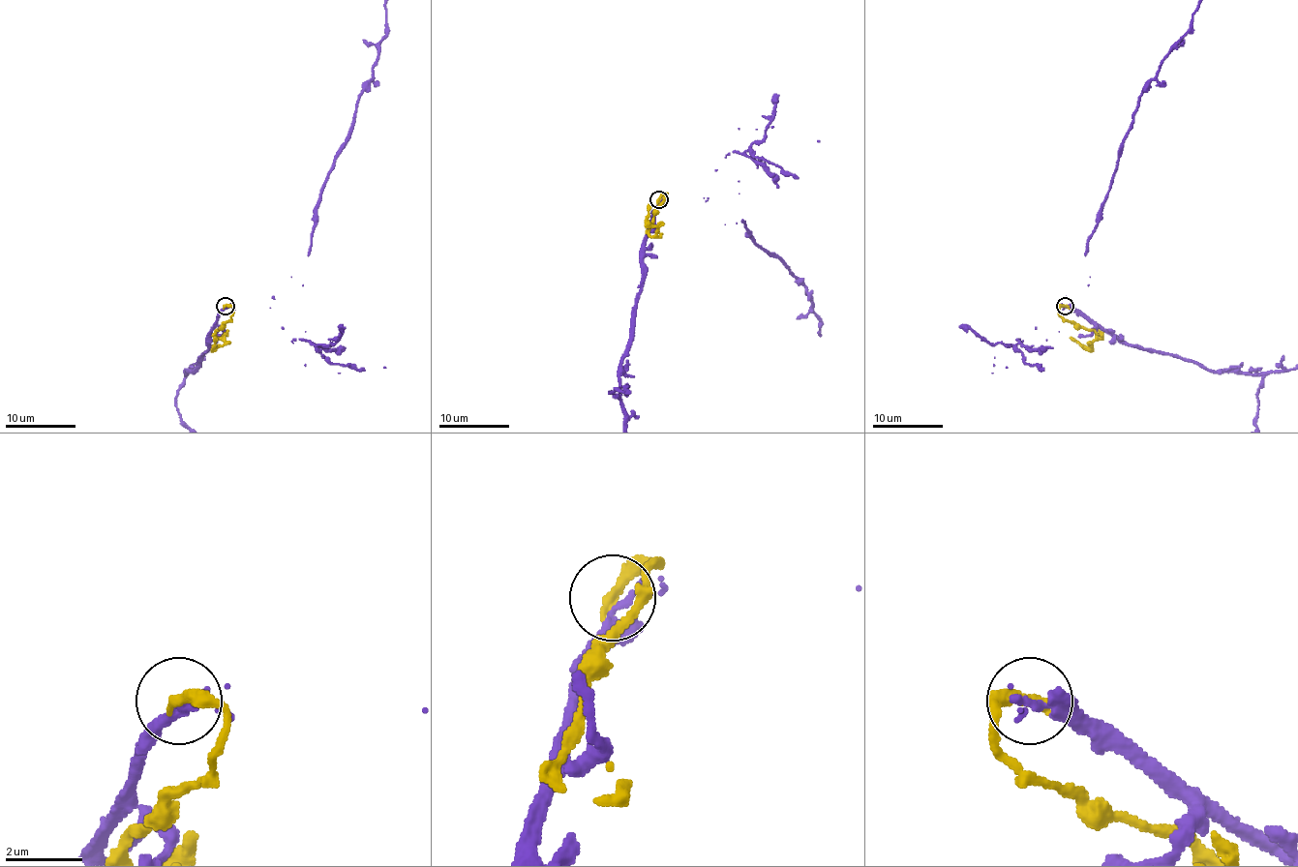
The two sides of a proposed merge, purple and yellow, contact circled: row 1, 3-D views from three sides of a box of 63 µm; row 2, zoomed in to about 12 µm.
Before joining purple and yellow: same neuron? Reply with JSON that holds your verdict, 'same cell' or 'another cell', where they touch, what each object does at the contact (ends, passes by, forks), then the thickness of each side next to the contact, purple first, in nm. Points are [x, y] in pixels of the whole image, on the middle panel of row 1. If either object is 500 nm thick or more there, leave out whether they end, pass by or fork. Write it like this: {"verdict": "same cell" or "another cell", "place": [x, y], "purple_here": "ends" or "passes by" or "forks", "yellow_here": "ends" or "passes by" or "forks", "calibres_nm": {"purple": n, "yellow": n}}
{"verdict": "another cell", "place": [658, 199], "purple_here": "passes by", "yellow_here": "ends", "calibres_nm": {"purple": 240, "yellow": 360}}

